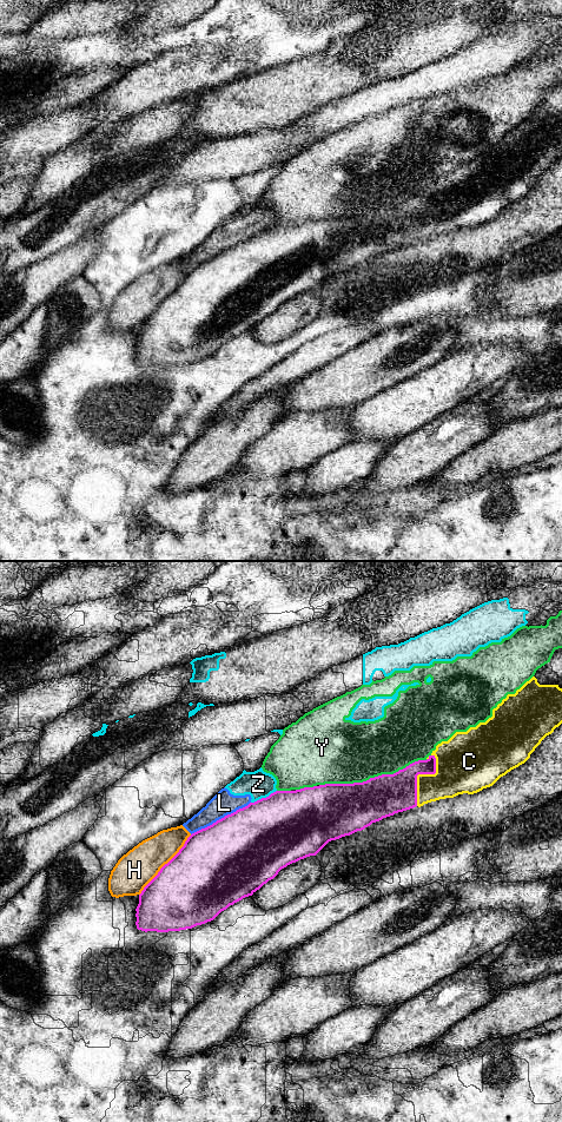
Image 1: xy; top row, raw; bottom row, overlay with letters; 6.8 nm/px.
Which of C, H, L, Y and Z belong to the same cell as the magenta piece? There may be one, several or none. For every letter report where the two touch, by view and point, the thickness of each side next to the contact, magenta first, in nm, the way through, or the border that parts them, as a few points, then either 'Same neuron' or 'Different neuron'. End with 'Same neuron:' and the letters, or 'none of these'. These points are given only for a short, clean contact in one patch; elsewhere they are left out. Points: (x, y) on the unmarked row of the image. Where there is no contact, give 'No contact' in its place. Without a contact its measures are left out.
C: Touches magenta at xy (420, 208). Thickness 280 nm (magenta) against 280 nm. Same neuron
H: Touches magenta at xy (164, 299). Thickness 500 nm (magenta) against 260 nm. Different neuron
L: Touches magenta at xy (222, 252). Thickness 500 nm (magenta) against 160 nm. Different neuron
Y: Touches magenta at xy (372, 212). Thickness 320 nm (magenta) against 420 nm. Different neuron
Z: Touches magenta at xy (263, 232). Thickness 480 nm (magenta) against 190 nm. Different neuron
Same neuron: C

